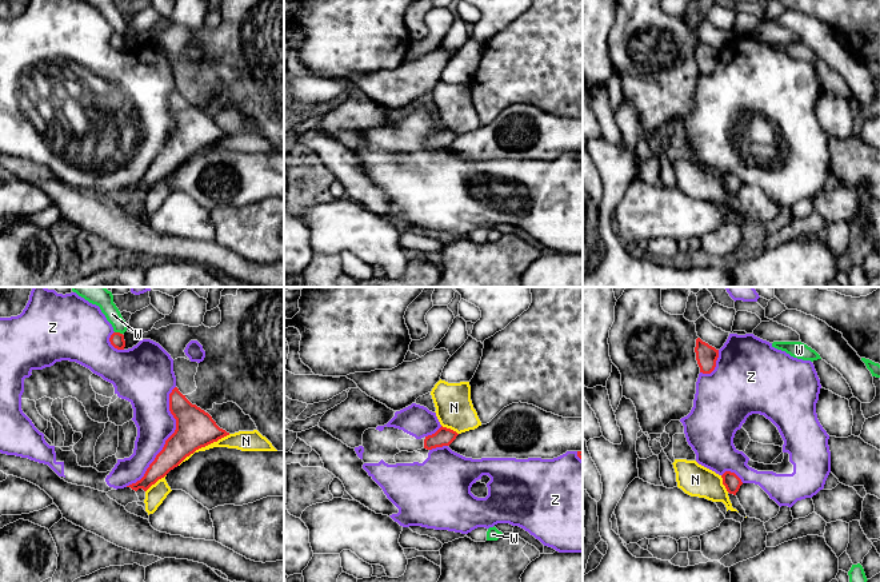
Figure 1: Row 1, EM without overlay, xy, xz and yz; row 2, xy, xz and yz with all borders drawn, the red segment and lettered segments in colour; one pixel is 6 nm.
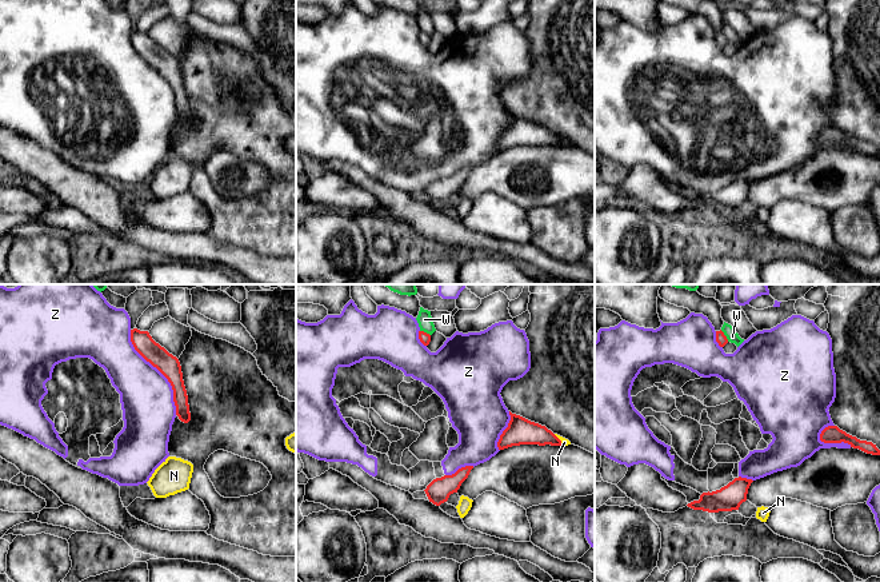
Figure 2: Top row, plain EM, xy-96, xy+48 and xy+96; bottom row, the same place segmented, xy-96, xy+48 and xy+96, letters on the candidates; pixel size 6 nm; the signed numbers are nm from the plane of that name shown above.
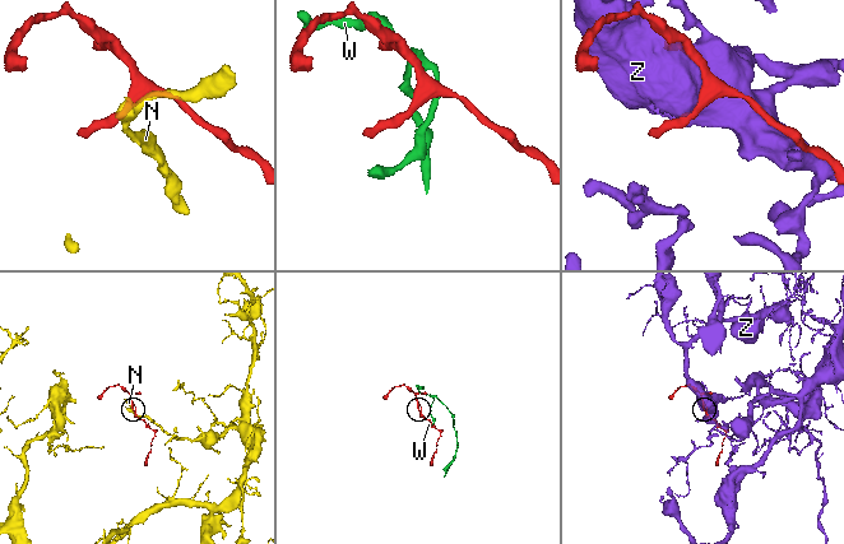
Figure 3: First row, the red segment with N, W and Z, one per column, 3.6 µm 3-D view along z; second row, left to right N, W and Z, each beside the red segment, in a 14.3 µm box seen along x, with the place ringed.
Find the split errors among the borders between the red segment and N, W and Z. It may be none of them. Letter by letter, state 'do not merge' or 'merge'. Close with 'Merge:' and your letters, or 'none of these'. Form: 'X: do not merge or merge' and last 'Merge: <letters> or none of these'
N: do not merge
W: do not merge
Z: do not merge
Merge: none of these

